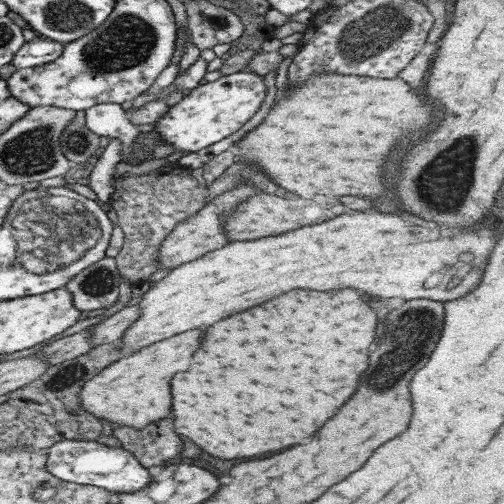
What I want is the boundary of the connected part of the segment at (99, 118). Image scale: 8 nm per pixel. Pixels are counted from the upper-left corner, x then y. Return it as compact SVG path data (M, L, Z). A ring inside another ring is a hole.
M95 104L84 110L85 127L99 137L118 139L124 149L129 149L132 139L137 134L137 127L127 118L127 112L121 109L120 104Z

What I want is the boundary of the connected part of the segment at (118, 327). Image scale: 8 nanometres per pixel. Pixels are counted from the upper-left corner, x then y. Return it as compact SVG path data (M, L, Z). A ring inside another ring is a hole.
M139 305L123 307L113 315L89 327L91 346L117 341L139 316Z

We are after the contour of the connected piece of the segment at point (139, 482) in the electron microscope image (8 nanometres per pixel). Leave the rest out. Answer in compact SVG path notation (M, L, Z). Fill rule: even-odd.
M59 440L46 449L47 460L45 469L51 475L64 481L96 486L110 493L129 494L145 488L151 480L151 475L146 467L121 447L107 447L101 443L80 440Z

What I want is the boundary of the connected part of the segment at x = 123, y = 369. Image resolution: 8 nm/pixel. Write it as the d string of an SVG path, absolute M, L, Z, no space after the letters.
M195 328L181 332L157 344L151 343L130 355L125 355L101 369L79 390L80 406L98 419L108 420L126 427L141 429L149 422L165 418L171 404L169 380L175 372L183 372L191 366L191 354L201 344L203 330Z

